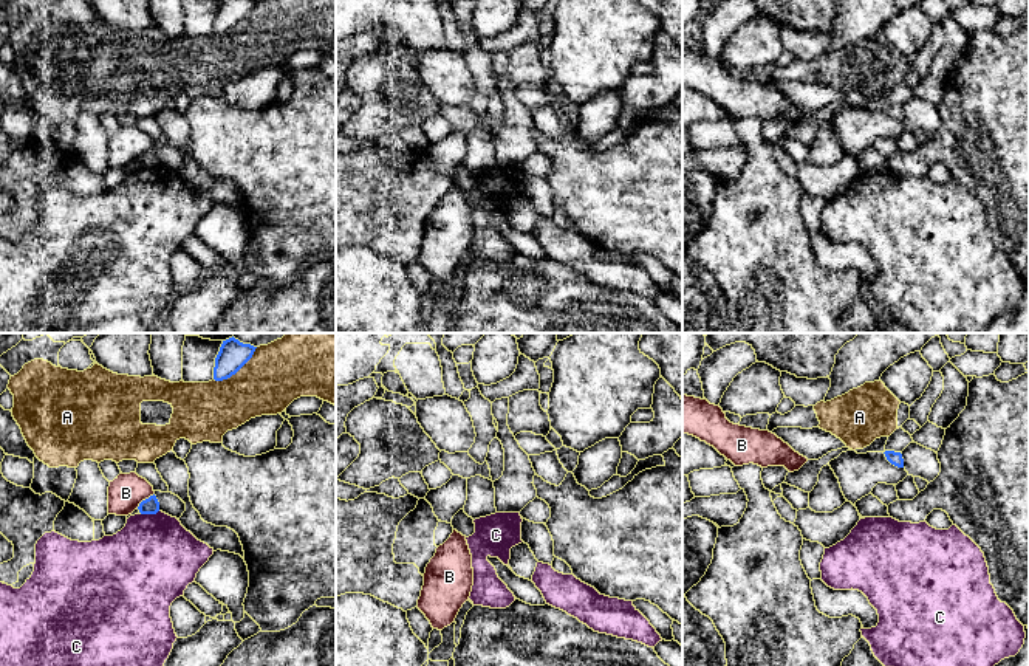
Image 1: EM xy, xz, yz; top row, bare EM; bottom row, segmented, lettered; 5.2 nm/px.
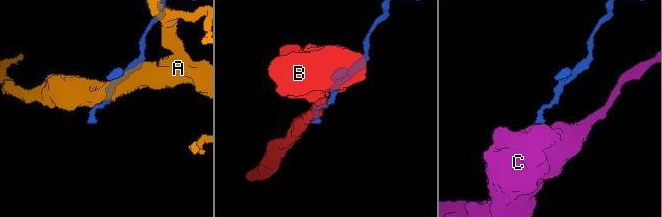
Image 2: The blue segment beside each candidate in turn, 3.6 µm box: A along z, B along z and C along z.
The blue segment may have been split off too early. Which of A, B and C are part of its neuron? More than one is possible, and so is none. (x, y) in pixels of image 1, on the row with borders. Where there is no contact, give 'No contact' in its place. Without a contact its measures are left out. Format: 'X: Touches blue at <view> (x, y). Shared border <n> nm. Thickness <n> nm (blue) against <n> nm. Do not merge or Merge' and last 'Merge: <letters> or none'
A: Touches blue at xy (237, 370). Shared border 280 nm. Thickness 150 nm (blue) against 320 nm. Do not merge
B: Touches blue at xy (146, 499). Shared border 130 nm. Thickness 90 nm (blue) against 180 nm. Do not merge
C: Touches blue at xy (149, 513). Shared border 110 nm. Thickness 90 nm (blue) against 460 nm. Do not merge
Merge: none

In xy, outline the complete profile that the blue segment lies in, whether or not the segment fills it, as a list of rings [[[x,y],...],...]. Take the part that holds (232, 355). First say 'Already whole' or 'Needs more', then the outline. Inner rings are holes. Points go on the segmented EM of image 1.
Already whole. [[[234,336],[223,341],[215,358],[214,379],[223,381],[235,375],[254,355],[257,347],[243,344]]]

